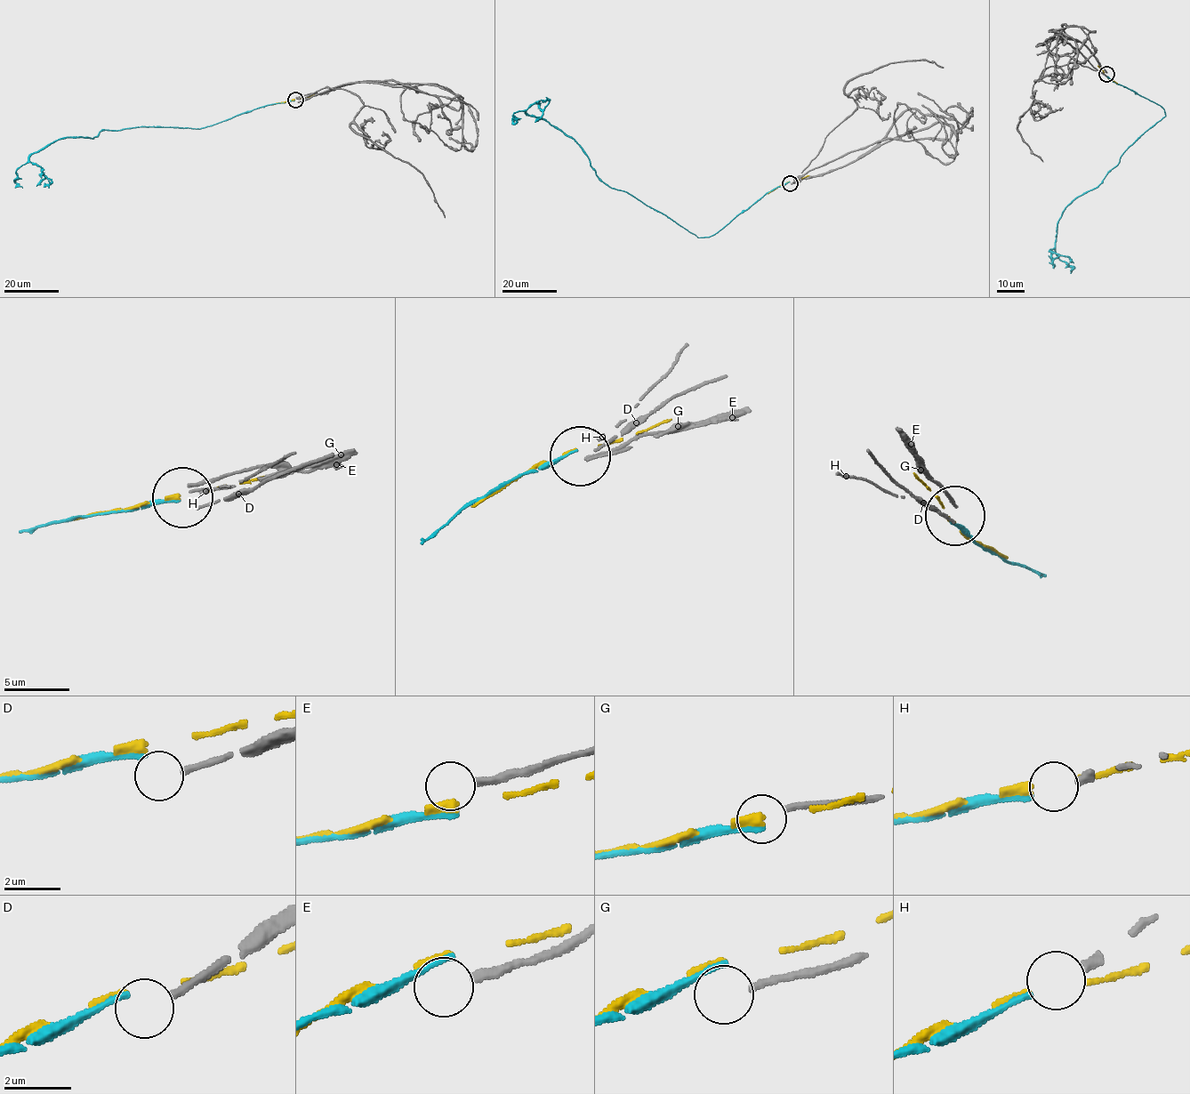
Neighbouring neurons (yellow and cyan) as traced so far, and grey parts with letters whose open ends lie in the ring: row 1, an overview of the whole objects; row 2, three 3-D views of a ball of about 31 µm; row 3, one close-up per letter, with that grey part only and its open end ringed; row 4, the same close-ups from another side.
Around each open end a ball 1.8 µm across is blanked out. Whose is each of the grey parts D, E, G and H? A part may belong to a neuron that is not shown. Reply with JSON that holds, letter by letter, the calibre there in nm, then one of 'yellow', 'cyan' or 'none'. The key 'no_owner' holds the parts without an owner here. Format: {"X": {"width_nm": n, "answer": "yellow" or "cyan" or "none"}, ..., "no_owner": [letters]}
{"D": {"width_nm": 220, "answer": "none"}, "E": {"width_nm": 280, "answer": "none"}, "G": {"width_nm": 200, "answer": "none"}, "H": {"width_nm": 260, "answer": "cyan"}, "no_owner": ["D", "E", "G"]}

